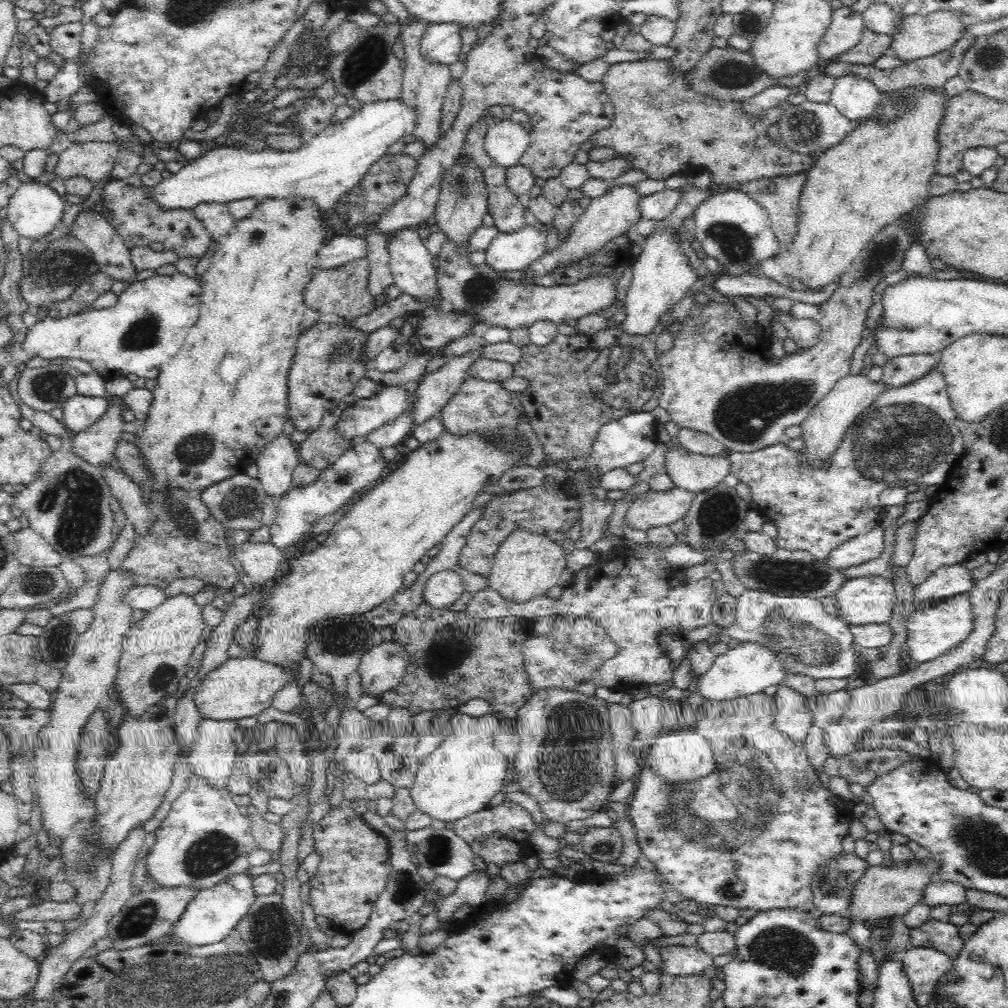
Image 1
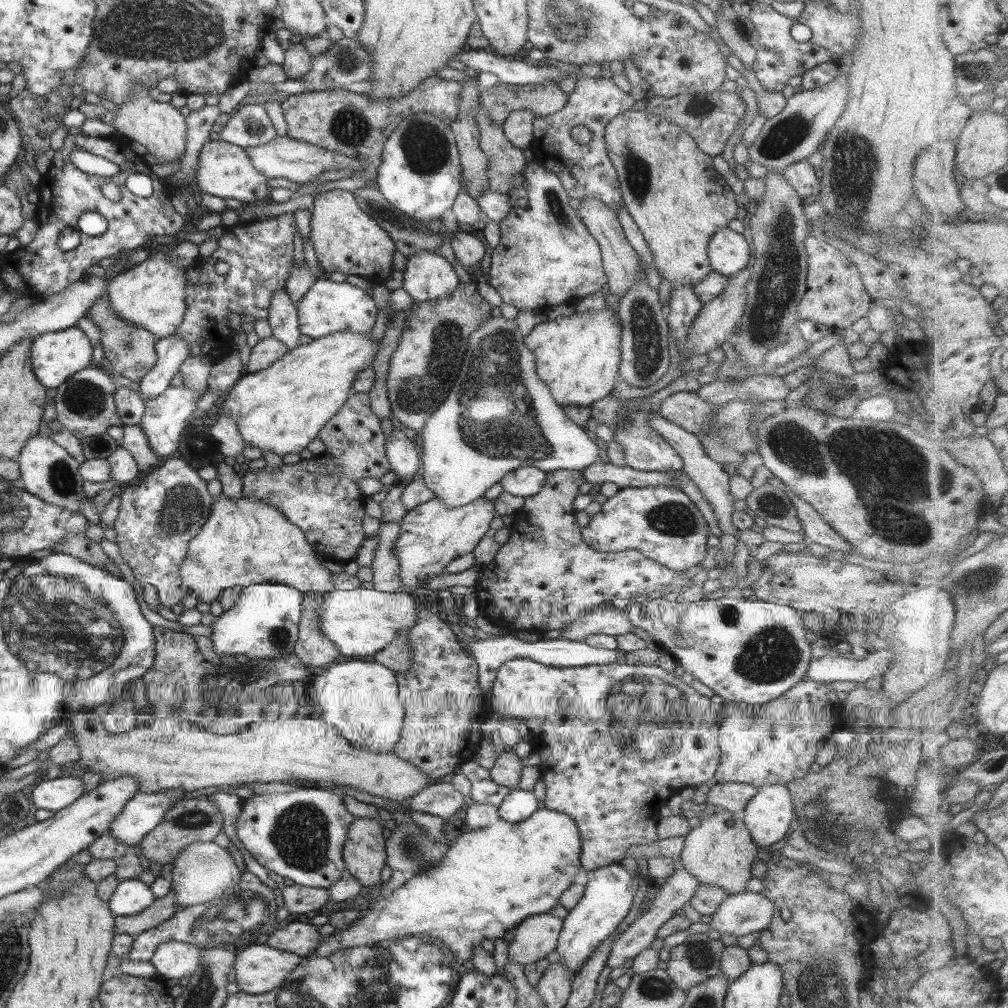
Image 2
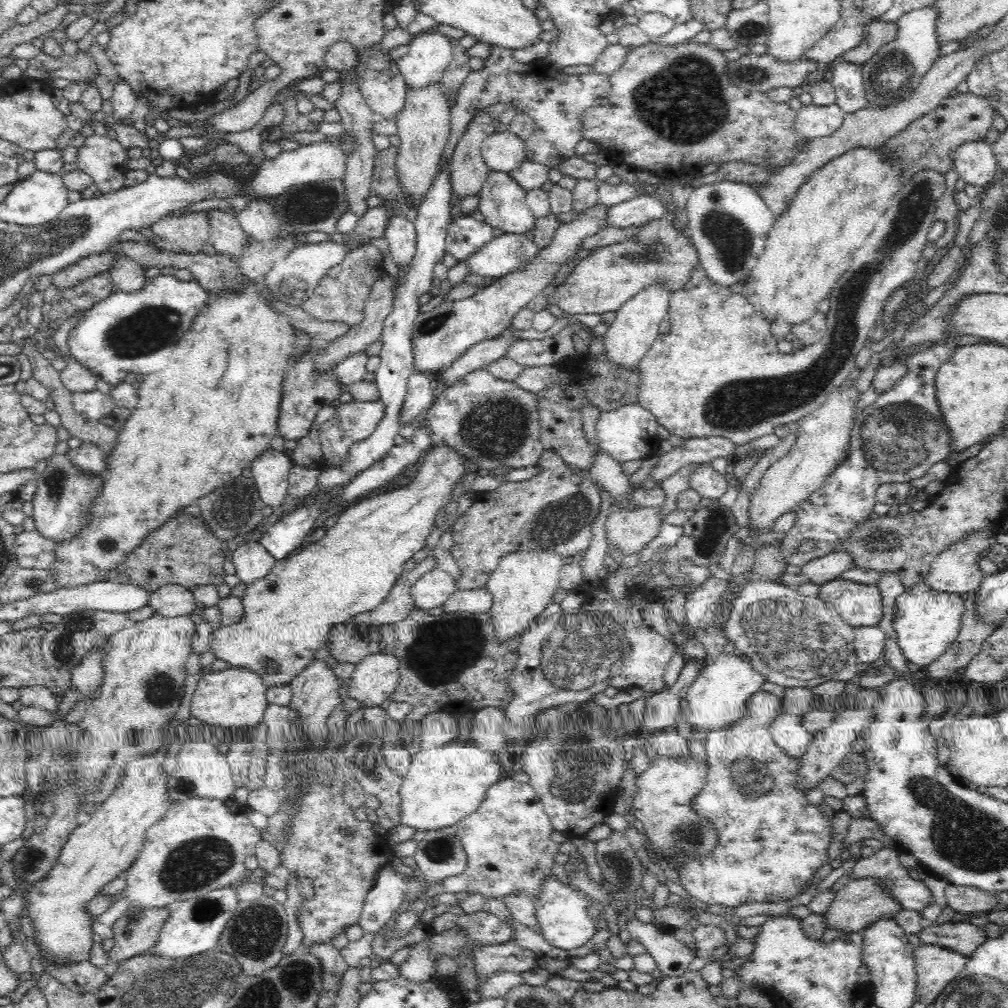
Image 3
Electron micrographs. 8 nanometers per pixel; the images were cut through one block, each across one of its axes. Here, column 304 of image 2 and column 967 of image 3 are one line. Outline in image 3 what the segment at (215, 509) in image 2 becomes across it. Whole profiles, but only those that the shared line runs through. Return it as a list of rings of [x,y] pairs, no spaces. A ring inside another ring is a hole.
[[[988,529],[968,535],[963,541],[953,544],[949,549],[941,552],[932,561],[929,573],[924,583],[936,592],[948,592],[963,595],[979,588],[985,575],[978,567],[978,558],[986,556],[988,549],[996,542],[997,533]]]

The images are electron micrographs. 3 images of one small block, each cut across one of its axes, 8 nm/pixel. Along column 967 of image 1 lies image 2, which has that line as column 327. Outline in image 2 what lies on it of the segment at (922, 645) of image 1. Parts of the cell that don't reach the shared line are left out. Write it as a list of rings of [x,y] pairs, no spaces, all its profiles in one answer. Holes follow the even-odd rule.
[[[363,587],[351,590],[333,589],[323,595],[319,605],[318,632],[325,636],[343,656],[372,656],[381,651],[401,630],[408,630],[415,625],[417,605],[424,603],[420,596],[403,592],[379,592]]]

